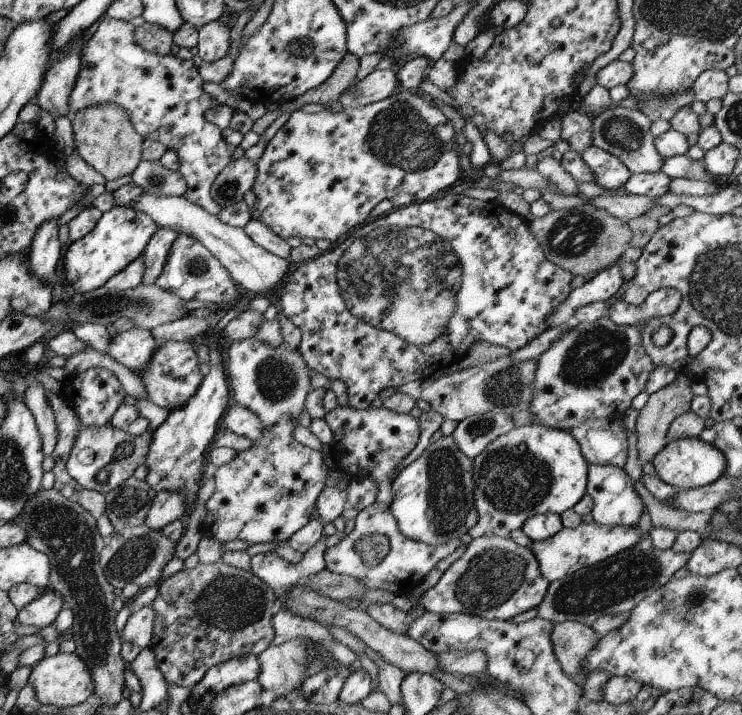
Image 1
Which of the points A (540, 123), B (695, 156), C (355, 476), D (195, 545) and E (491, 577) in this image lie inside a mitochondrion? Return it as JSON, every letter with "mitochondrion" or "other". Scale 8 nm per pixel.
{"A":"other","B":"other","C":"other","D":"other","E":"mitochondrion"}

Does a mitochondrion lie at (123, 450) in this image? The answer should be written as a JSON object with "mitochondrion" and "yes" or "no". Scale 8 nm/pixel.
{"mitochondrion":"yes"}

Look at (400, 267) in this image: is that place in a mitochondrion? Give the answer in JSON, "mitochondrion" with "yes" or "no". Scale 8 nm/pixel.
{"mitochondrion":"yes"}

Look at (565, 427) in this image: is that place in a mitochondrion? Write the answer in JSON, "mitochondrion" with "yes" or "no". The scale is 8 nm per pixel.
{"mitochondrion":"no"}

